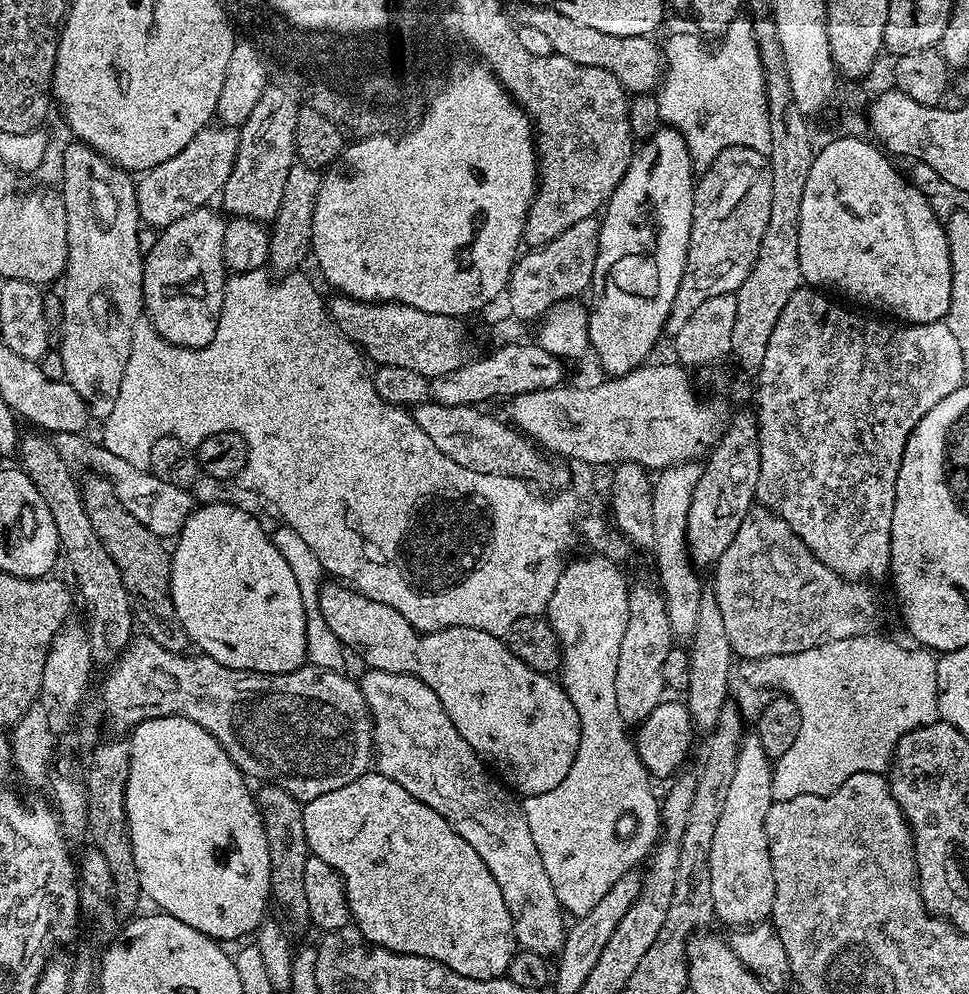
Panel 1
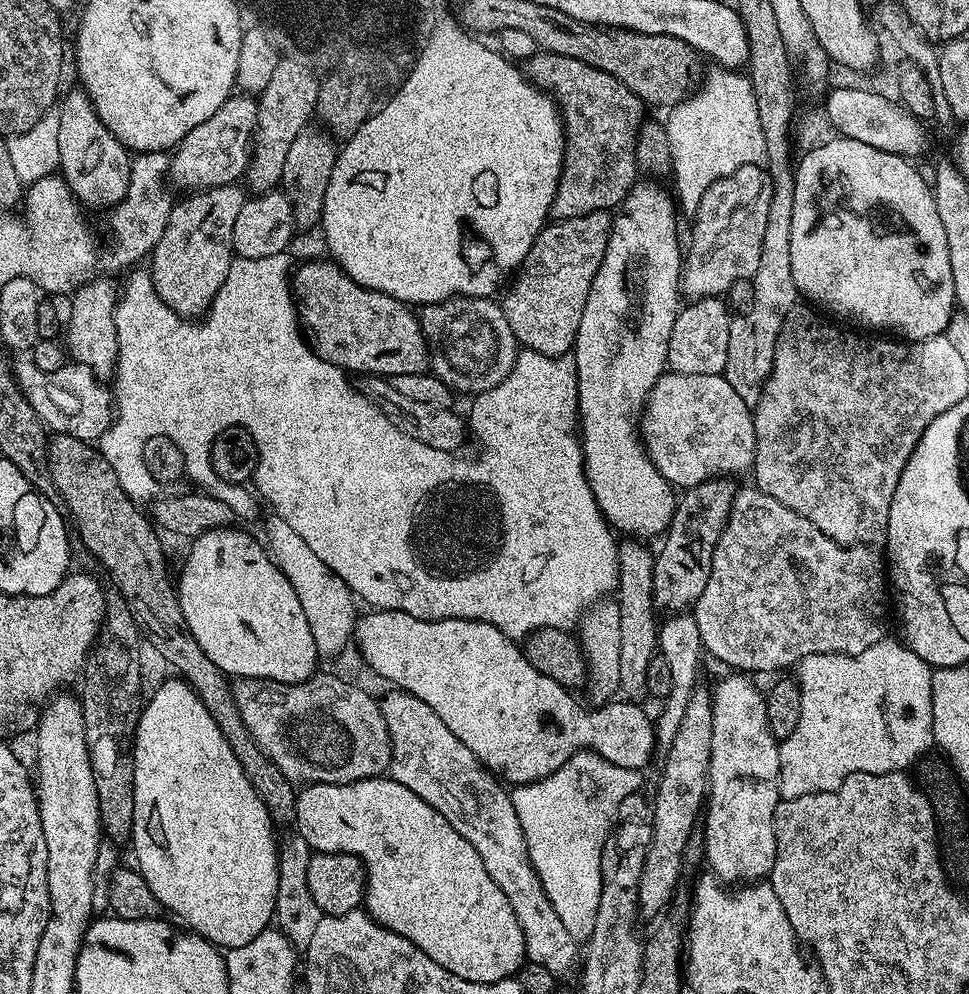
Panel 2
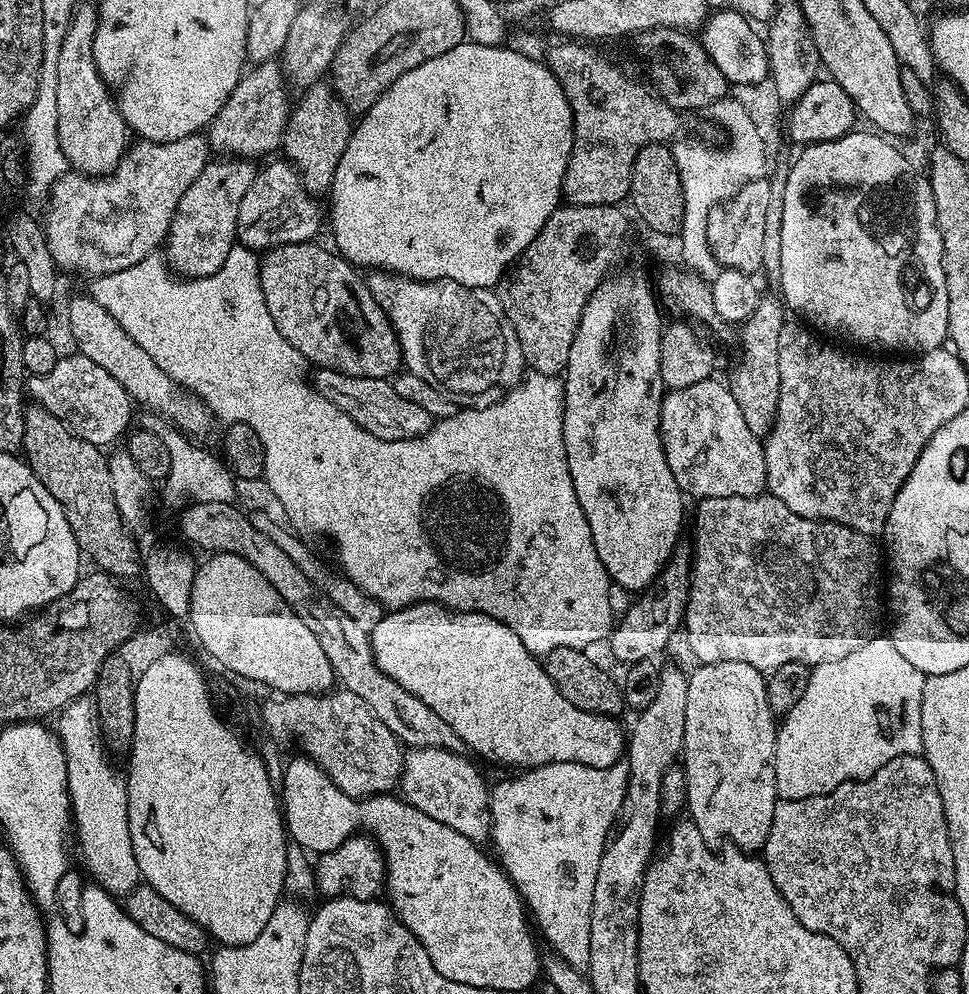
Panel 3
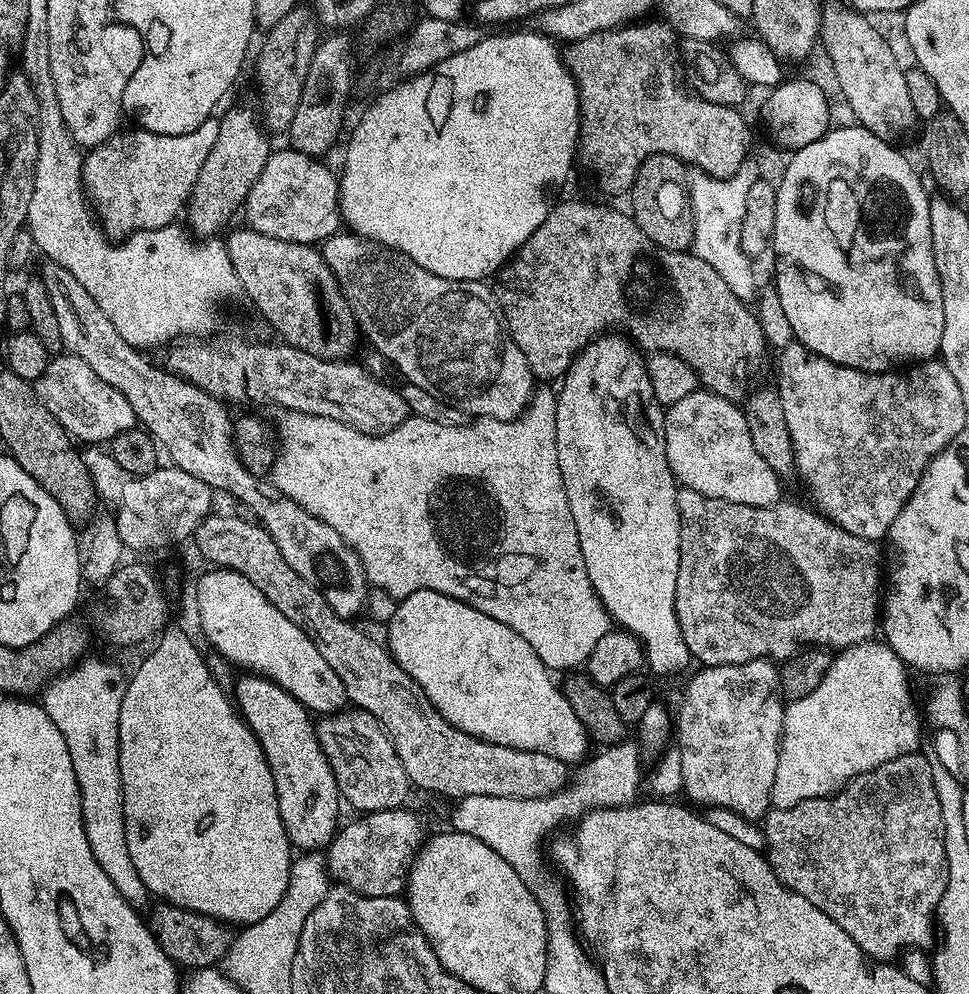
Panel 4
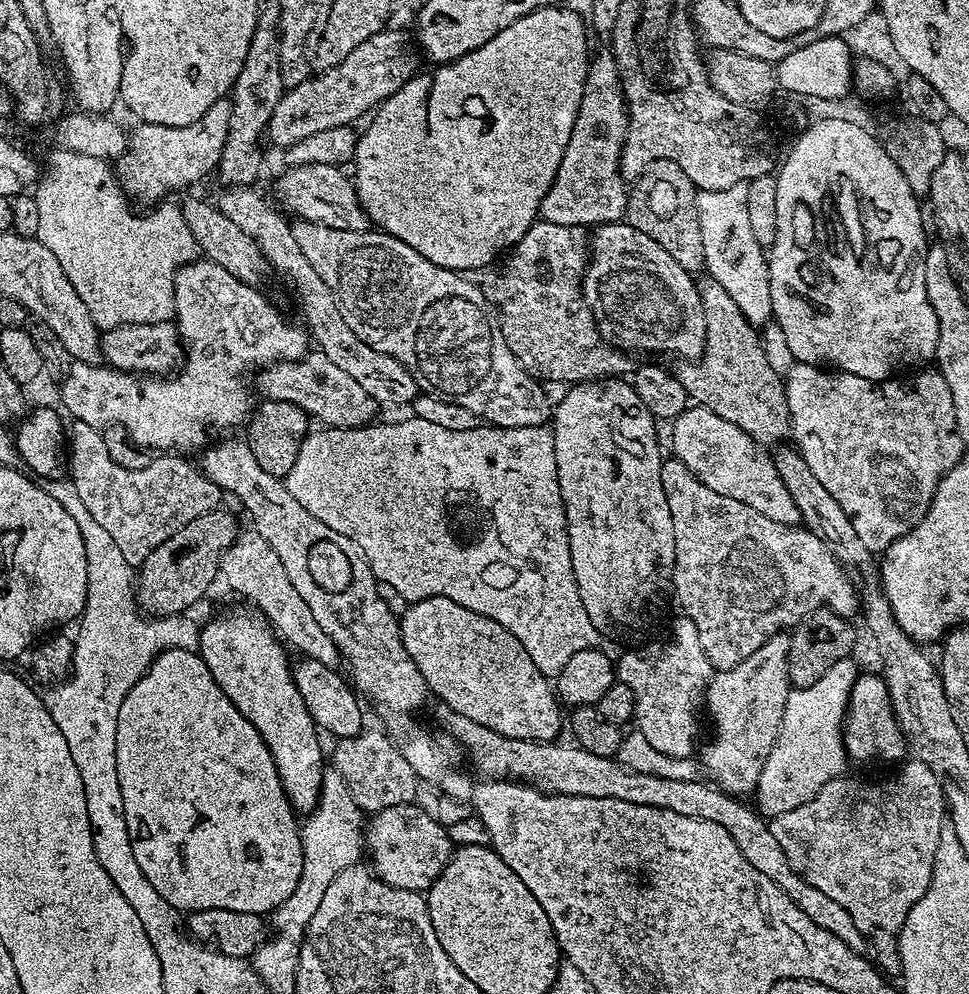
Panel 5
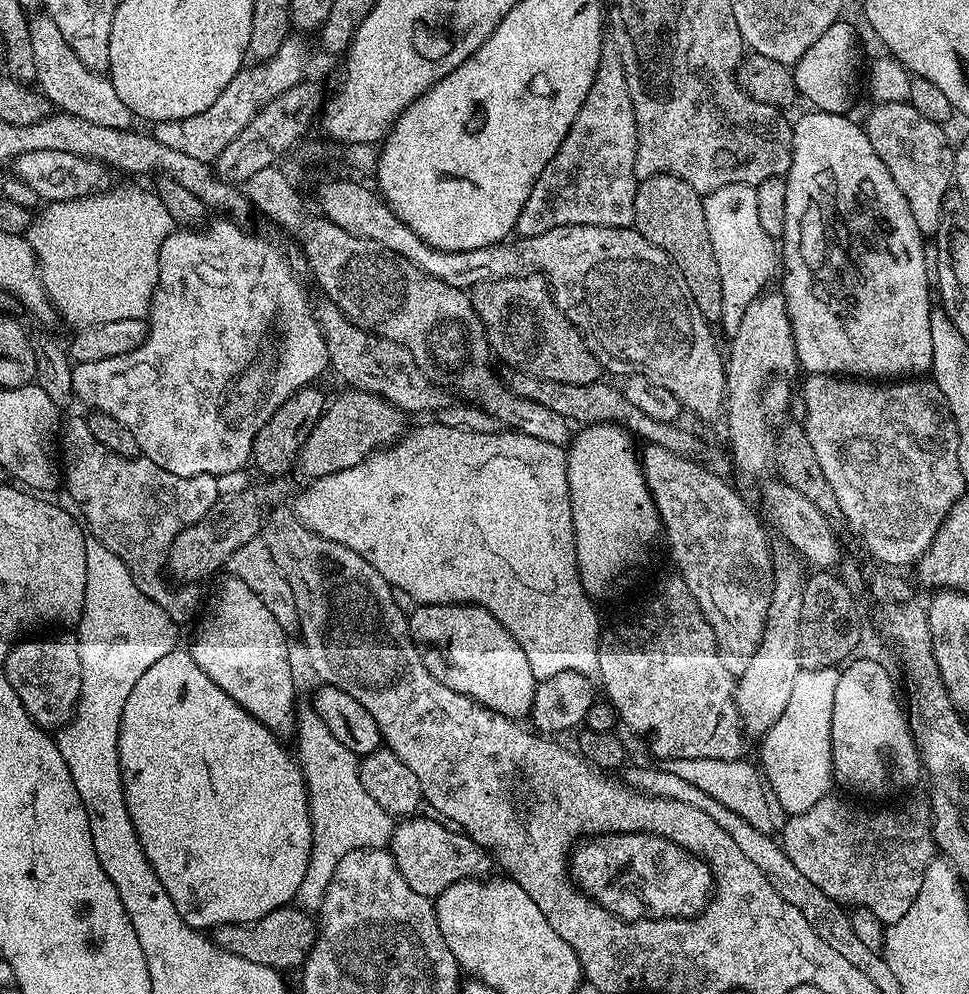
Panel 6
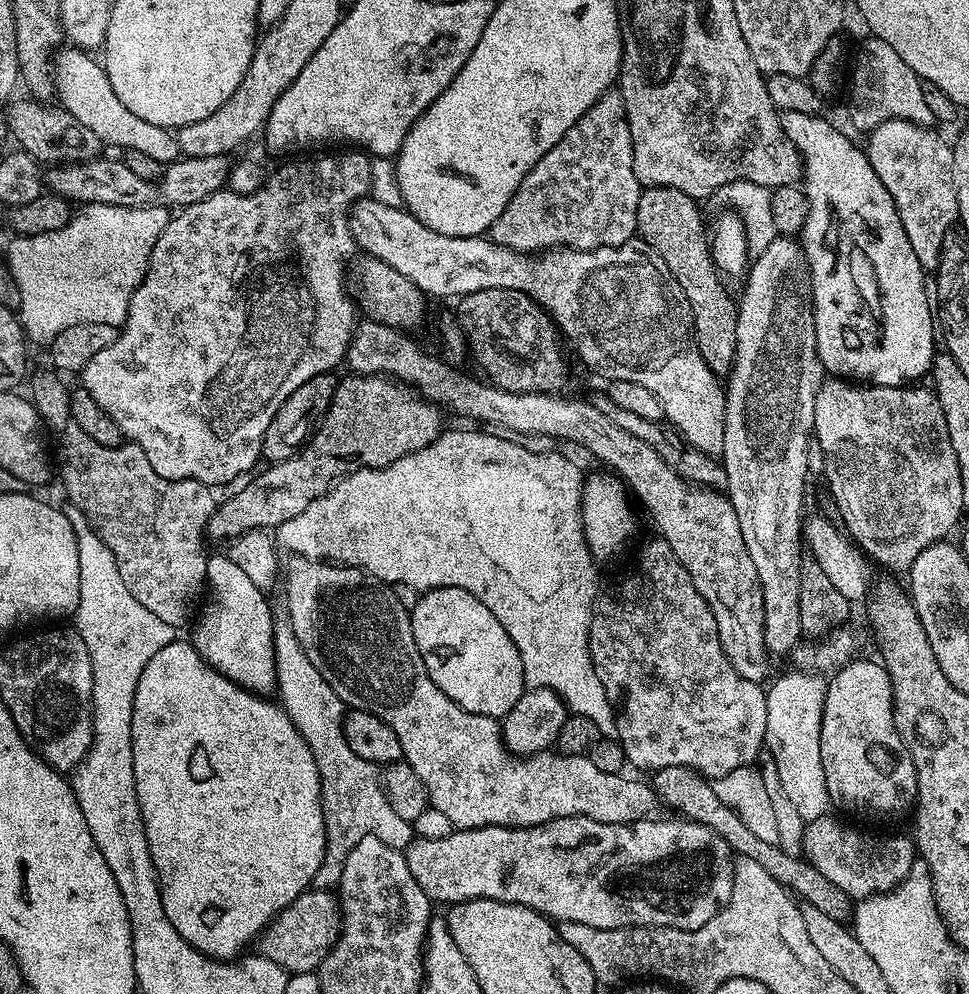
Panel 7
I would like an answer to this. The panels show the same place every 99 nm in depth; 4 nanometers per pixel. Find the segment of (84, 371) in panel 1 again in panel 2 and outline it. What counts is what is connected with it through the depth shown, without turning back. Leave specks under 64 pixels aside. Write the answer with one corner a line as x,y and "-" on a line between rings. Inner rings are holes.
65,91
58,104
58,172
85,209
111,210
128,195
132,169
130,152
122,141
110,134
84,91
75,91
-
97,278
71,293
72,313
66,316
66,352
75,363
86,366
94,375
108,378
116,371
116,356
120,353
116,337
116,302
118,284

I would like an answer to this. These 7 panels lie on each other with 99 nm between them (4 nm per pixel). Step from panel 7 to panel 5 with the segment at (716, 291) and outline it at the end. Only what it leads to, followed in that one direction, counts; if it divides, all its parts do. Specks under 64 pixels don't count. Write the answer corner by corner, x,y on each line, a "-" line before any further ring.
659,160
650,162
646,170
634,181
628,193
626,223
634,230
642,230
649,238
654,238
678,266
693,274
703,273
704,251
702,250
702,226
698,222
696,189
686,178
686,170
678,162

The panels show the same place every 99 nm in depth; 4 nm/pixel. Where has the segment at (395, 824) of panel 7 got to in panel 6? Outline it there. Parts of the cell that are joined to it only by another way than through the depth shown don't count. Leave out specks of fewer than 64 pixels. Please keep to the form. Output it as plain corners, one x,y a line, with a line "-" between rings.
311,706
301,707
296,713
294,729
294,755
304,774
308,788
308,809
312,819
312,853
306,866
306,878
298,886
295,903
309,914
319,913
330,878
346,854
363,848
388,848
392,842
394,818
374,798
370,798
366,786
362,786
360,760
334,734
330,734
326,722

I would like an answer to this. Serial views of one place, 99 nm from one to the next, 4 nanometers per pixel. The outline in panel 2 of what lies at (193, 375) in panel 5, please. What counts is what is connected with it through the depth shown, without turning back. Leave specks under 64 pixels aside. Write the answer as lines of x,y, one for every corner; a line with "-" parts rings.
30,358
15,361
14,375
26,402
34,406
34,414
45,429
62,436
73,436
89,442
99,441
114,419
114,396
103,379
86,366
75,362
65,363
62,370
38,370

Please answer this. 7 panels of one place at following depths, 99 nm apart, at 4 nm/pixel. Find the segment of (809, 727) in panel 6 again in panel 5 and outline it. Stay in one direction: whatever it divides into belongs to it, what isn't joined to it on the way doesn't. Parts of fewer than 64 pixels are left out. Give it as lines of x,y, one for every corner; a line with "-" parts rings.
849,658
837,662
830,666
830,671
823,678
814,682
814,686
789,691
776,745
754,793
754,804
761,816
771,818
786,814
786,810
794,810
802,806
802,802
810,802
826,782
845,771
844,721
848,699
858,675
854,661

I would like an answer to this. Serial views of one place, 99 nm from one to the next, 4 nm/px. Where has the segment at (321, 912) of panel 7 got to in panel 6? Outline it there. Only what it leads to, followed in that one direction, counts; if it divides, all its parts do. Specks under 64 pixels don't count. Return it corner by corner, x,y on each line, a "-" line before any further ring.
285,906
258,918
254,922
241,924
219,924
214,929
214,942
246,962
258,962
258,966
270,966
277,970
299,969
316,941
318,924
309,913
299,906

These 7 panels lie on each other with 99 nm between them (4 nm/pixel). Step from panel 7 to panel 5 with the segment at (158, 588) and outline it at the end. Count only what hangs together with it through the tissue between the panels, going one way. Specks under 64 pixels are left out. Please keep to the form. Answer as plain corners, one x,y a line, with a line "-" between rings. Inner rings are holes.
76,422
71,426
73,428
69,427
66,432
67,447
69,444
78,455
84,456
84,460
76,460
72,464
70,479
74,490
85,491
85,476
89,486
96,491
92,500
90,496
87,501
88,509
94,513
94,522
99,522
110,533
128,564
139,566
150,550
162,546
162,542
178,534
182,526
221,507
222,493
218,485
210,482
195,463
187,464
183,455
160,454
142,470
126,470
113,460
96,460
96,455
102,452
102,440
99,435
89,434
87,424
-
86,434
92,436
84,436
-
100,472
104,476
112,475
112,488
104,488
99,480

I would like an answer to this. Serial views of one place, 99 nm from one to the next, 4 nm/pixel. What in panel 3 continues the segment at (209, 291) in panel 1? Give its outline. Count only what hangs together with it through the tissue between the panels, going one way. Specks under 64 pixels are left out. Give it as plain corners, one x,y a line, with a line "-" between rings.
212,158
202,174
190,182
190,190
178,202
166,241
166,260
173,273
184,278
209,276
226,262
226,254
237,243
238,206
242,206
242,197
250,190
258,171
257,165
252,164
255,163
248,158

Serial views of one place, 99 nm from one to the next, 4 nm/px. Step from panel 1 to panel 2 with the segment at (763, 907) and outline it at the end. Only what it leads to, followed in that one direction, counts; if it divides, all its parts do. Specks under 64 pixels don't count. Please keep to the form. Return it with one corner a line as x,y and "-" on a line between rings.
728,674
725,680
720,680
716,684
716,689
711,689
712,697
712,733
710,734
710,760
708,766
708,794
706,797
706,807
702,812
702,835
704,837
704,856
706,864
710,867
711,875
715,876
717,881
723,882
728,886
736,886
741,882
760,882
765,878
771,877
774,858
776,857
776,839
774,838
774,810
780,805
782,799
780,794
780,744
774,738
770,726
766,722
766,702
765,693
759,692
751,684
749,677
744,674

